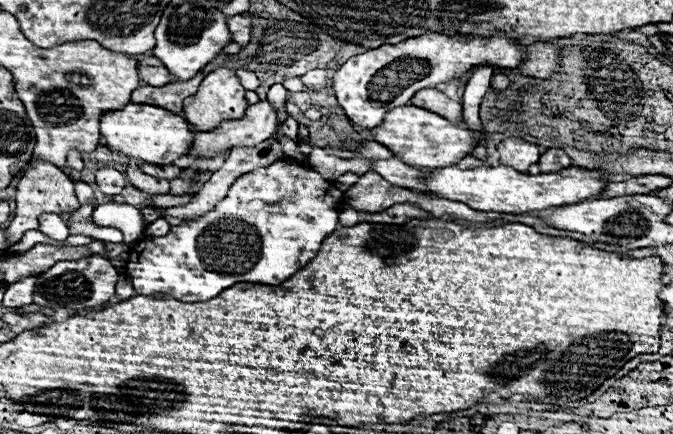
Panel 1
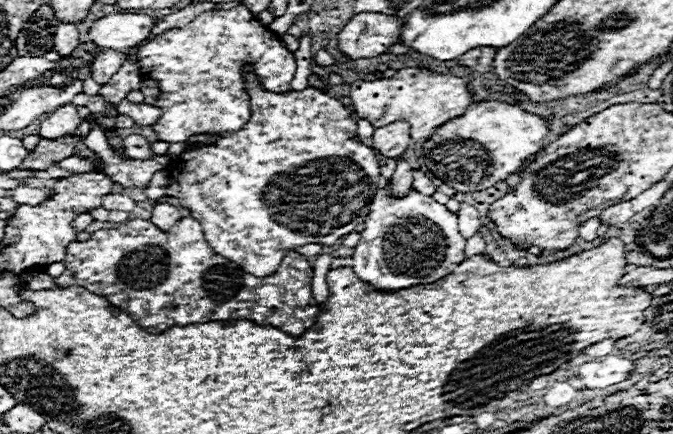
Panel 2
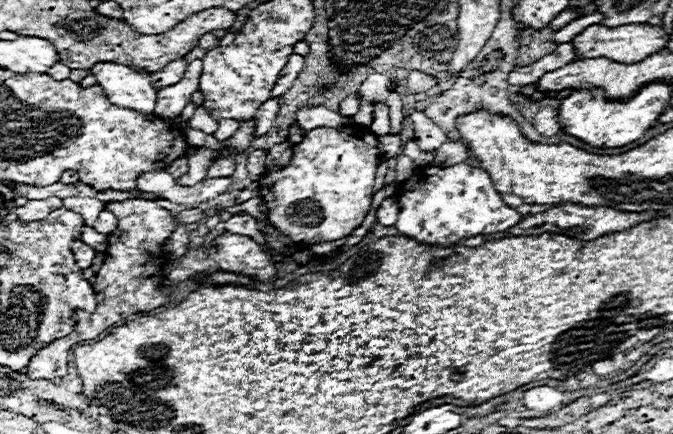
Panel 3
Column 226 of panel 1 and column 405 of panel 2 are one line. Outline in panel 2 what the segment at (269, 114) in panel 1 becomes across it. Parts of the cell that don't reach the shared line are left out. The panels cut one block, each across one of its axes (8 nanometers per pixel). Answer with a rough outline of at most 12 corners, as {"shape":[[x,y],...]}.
{"shape":[[404,120],[376,128],[372,148],[398,158],[410,146]]}

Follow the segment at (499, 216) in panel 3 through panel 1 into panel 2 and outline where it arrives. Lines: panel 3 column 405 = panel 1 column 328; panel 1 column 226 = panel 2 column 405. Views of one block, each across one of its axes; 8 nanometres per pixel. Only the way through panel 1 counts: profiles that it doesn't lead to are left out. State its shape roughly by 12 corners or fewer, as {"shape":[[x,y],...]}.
{"shape":[[380,186],[352,270],[378,290],[466,260],[458,216]]}

